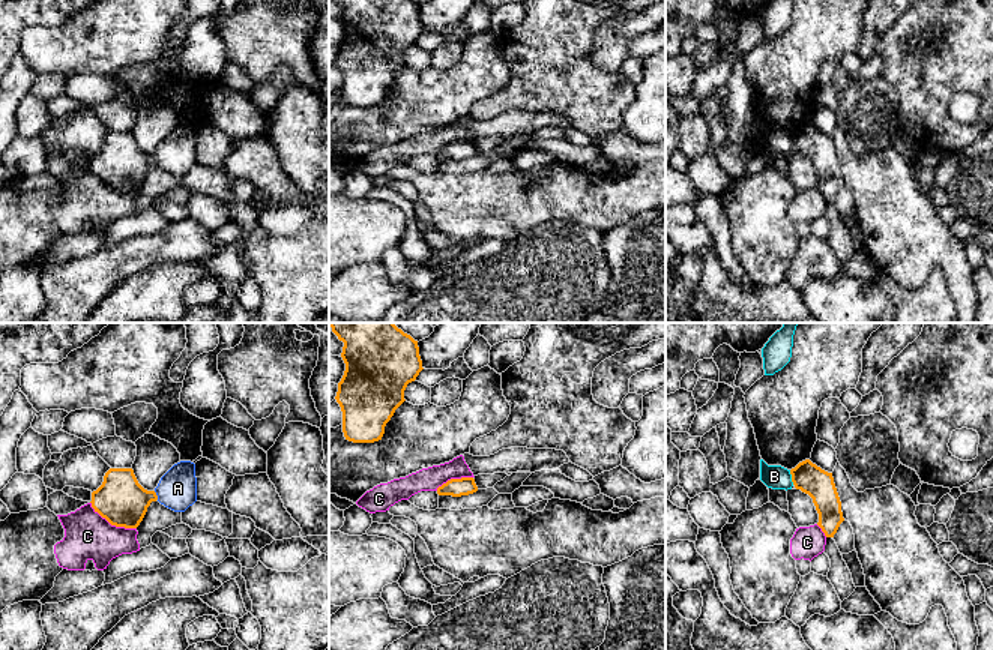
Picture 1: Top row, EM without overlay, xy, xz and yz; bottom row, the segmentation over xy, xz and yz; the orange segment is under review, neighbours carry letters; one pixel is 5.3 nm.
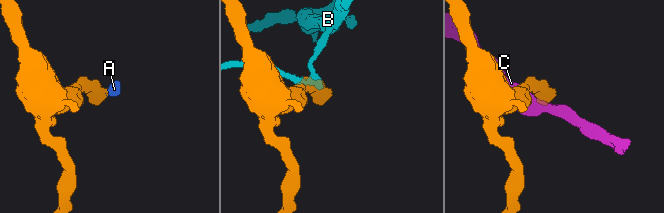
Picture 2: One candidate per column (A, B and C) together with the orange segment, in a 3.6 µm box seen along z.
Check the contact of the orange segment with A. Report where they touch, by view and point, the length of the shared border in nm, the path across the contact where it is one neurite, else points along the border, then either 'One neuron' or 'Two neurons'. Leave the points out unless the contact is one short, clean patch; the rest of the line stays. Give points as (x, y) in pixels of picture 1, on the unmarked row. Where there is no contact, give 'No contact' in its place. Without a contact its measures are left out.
Touches orange at xy (156, 159). Shared border 50 nm. Path across: xy (120, 162), (156, 159), (178, 152). One neuron

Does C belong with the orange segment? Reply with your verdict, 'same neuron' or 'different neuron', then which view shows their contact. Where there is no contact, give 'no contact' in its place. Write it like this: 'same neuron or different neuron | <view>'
different neuron | xy

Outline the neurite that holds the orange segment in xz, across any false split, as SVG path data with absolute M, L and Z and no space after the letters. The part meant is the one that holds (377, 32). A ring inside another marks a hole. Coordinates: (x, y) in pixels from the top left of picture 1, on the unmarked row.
M338 0L344 6L341 21L346 35L338 47L337 66L343 75L343 96L346 104L353 107L374 107L382 104L385 90L395 74L406 65L404 54L415 45L422 32L418 5L412 0Z

